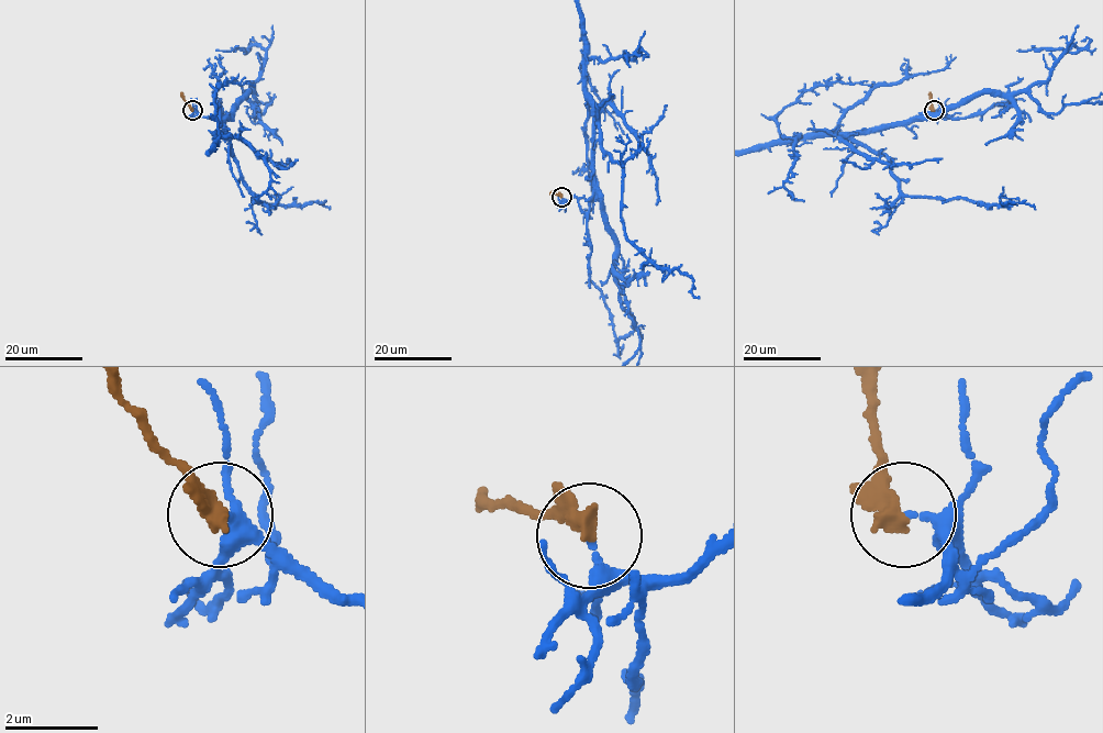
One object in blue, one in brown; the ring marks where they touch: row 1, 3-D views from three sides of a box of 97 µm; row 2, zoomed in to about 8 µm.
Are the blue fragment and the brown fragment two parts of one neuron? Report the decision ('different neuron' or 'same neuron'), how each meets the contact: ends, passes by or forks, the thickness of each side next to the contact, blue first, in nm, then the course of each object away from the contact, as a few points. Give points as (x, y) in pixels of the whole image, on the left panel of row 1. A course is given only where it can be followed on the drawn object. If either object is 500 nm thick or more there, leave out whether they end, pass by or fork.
different neuron; blue ends there; brown passes by; 160 nm thick on the blue side, 280 nm on the other; brown runs (192, 110), (181, 92)

